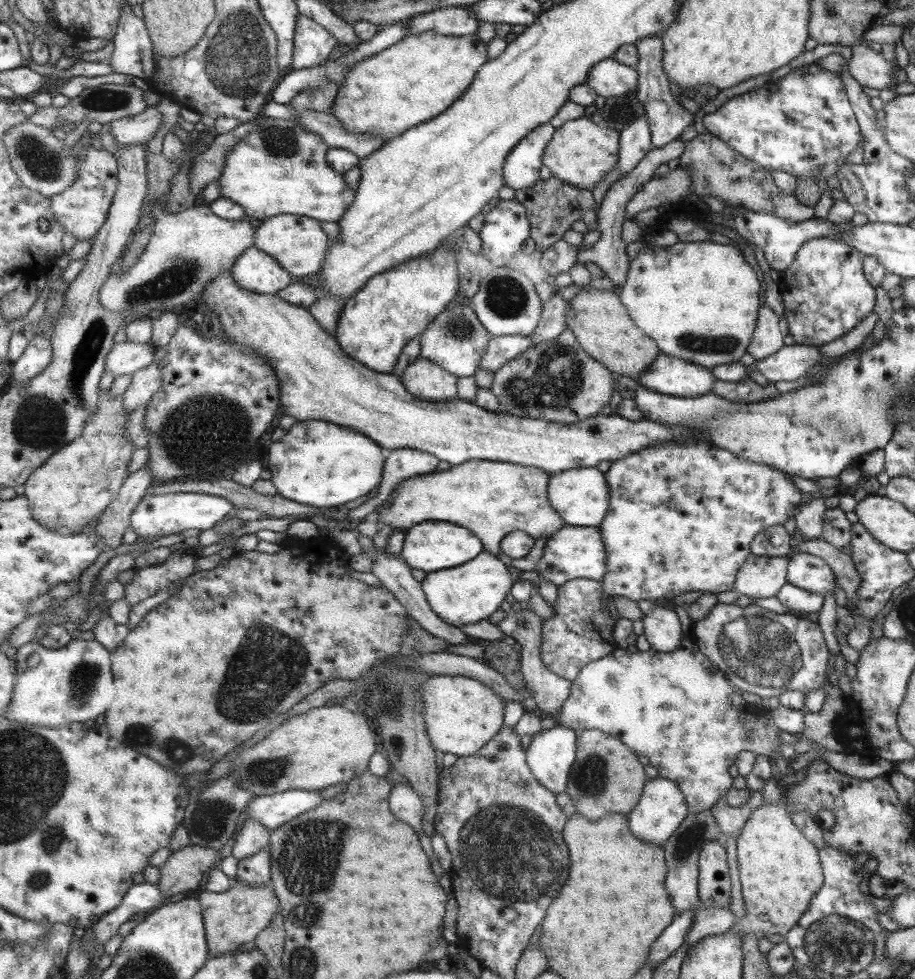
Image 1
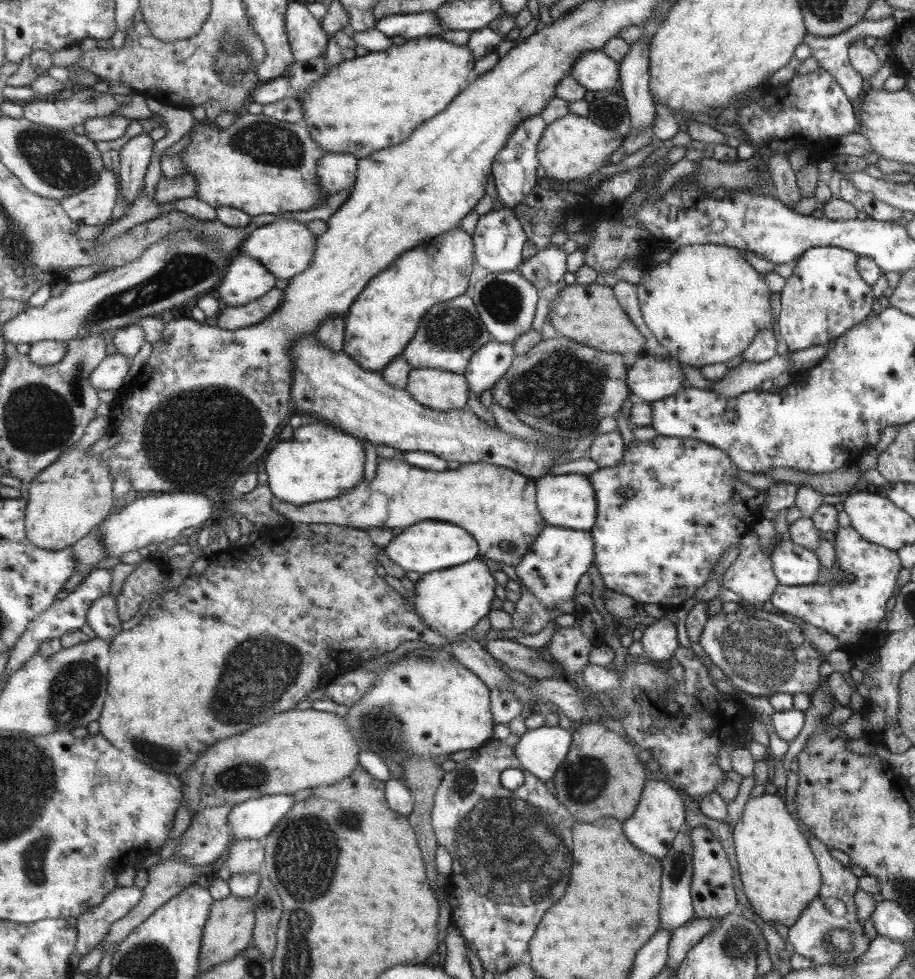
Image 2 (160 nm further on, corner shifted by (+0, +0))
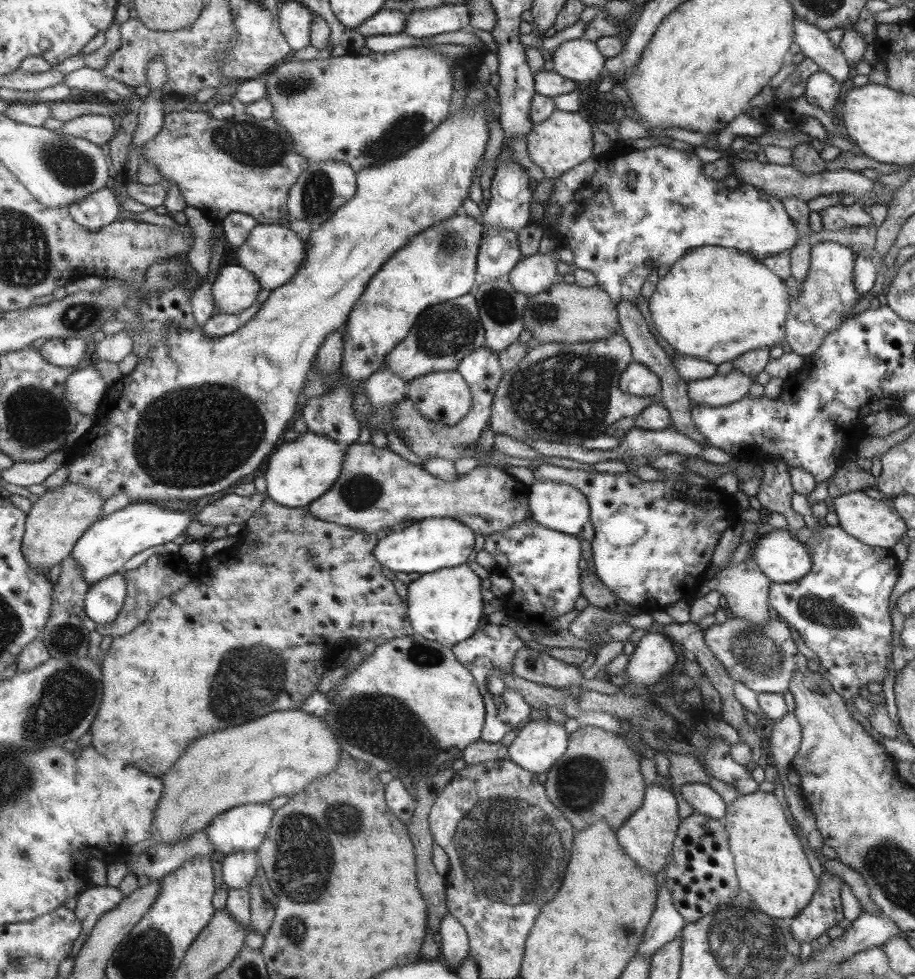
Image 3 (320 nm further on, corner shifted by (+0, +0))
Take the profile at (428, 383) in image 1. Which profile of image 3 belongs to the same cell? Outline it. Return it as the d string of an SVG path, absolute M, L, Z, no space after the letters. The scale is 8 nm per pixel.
M455 371L431 372L406 383L405 397L411 399L421 416L442 426L453 426L465 418L473 406L470 387L460 373Z

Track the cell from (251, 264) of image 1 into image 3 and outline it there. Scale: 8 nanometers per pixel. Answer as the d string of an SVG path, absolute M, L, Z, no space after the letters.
M237 262L219 268L212 285L218 312L225 314L241 314L251 308L261 289L258 277Z

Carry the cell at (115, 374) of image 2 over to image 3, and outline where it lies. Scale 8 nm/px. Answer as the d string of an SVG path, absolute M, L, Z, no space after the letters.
M92 363L70 376L66 384L66 398L82 415L97 414L110 387Z

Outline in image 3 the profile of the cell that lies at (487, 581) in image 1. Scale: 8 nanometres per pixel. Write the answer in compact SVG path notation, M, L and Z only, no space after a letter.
M467 564L420 575L407 585L405 601L414 633L447 647L469 639L481 618L479 577L467 568Z

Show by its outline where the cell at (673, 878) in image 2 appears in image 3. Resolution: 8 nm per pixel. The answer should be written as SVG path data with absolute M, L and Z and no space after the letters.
M662 883L658 890L654 912L645 928L643 944L639 944L636 954L651 956L674 940L685 924L681 913L673 904L673 896L670 896L669 889L664 888L664 883Z

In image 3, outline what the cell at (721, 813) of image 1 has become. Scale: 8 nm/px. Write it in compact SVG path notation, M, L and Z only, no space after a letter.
M703 783L684 784L679 787L679 794L694 811L723 820L726 805L721 801L719 794L715 793L709 785Z

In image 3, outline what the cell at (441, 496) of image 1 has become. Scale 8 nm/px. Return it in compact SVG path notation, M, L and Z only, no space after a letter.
M351 443L345 446L345 458L343 458L343 464L341 468L341 474L339 474L335 483L332 484L331 488L325 492L325 494L319 496L318 499L315 499L313 502L307 505L307 508L311 511L311 514L318 518L319 520L331 521L332 523L343 525L345 528L354 529L357 532L367 533L367 534L378 534L383 530L394 530L397 529L398 524L405 522L405 520L412 520L413 522L419 521L426 518L452 518L462 521L464 525L467 525L476 535L479 533L488 538L492 532L497 531L506 531L509 527L515 526L517 523L521 523L523 519L531 519L532 513L530 512L530 507L528 503L528 498L530 494L530 489L527 485L523 485L516 479L513 479L508 473L497 466L484 465L478 466L468 472L467 474L461 474L455 480L439 480L438 477L431 476L431 473L428 473L425 468L421 469L420 466L410 463L405 459L399 457L399 455L389 451L388 448L377 448L371 443Z

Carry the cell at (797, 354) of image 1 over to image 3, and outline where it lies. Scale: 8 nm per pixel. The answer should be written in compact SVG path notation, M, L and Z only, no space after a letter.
M731 369L726 375L715 374L703 380L687 383L690 404L727 406L746 396L753 376Z

